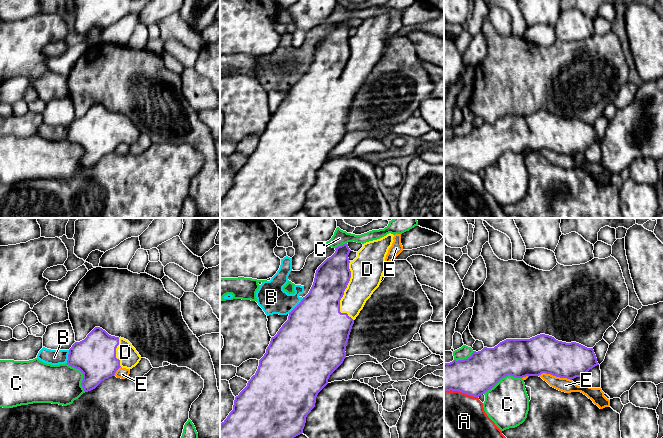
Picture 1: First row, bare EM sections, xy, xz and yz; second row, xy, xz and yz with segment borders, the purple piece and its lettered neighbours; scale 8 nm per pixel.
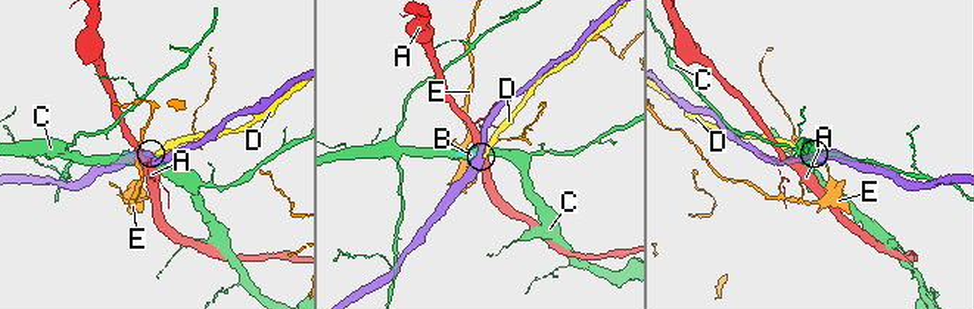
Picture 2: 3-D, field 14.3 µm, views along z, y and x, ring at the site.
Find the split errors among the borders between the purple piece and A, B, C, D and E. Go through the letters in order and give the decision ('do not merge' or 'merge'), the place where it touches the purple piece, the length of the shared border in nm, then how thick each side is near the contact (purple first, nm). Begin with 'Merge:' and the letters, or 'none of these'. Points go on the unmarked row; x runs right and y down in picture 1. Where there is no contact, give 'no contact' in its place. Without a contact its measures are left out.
Merge: D
A: do not merge; meets purple in yz at (461, 167); contact 280 nm long; 320 nm thick on the purple side, 480 nm on the other
B: do not merge; meets purple in xz at (296, 82); contact 180 nm long; 480 nm thick on the purple side, 240 nm on the other
C: do not merge; meets purple in yz at (502, 153); contact 340 nm long; 320 nm thick on the purple side, 360 nm on the other
D: merge; meets purple in xz at (343, 69); contact 480 nm long; 340 nm thick on the purple side, 260 nm on the other
E: do not merge; meets purple in yz at (555, 151); contact 280 nm long; 300 nm thick on the purple side, 110 nm on the other

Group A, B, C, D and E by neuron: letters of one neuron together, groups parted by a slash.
A / B / C / D / E

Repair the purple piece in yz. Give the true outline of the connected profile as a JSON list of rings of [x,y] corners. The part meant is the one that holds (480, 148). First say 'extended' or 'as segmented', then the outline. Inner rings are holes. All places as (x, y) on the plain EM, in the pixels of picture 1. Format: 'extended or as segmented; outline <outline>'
as segmented; outline [[[545,110],[530,115],[506,115],[494,124],[484,123],[481,127],[473,127],[467,135],[444,139],[444,168],[452,166],[479,173],[508,151],[523,154],[546,149],[572,156],[576,153],[584,154],[597,141],[593,124],[576,118],[558,117]]]

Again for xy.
extended; outline [[[95,103],[84,116],[72,121],[67,140],[83,149],[81,162],[88,168],[114,152],[120,143],[130,146],[140,136],[141,132],[128,116]]]

